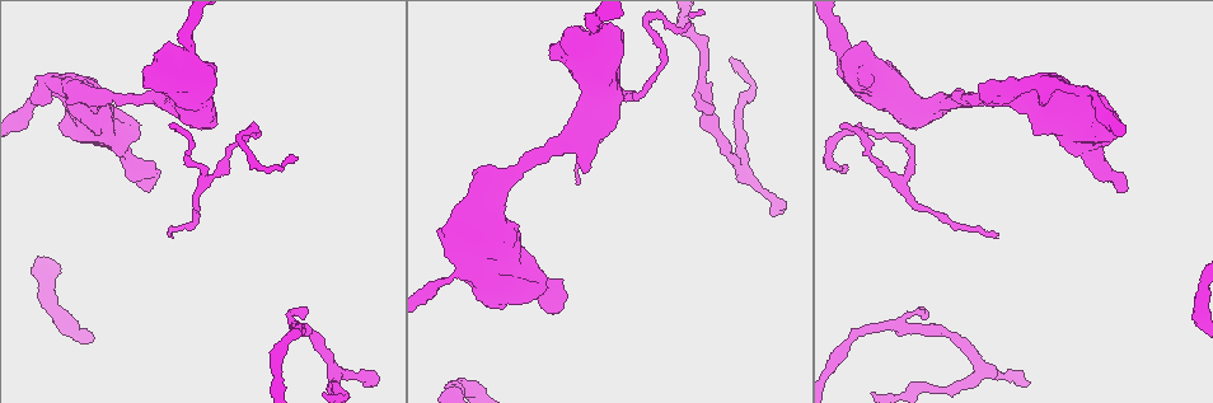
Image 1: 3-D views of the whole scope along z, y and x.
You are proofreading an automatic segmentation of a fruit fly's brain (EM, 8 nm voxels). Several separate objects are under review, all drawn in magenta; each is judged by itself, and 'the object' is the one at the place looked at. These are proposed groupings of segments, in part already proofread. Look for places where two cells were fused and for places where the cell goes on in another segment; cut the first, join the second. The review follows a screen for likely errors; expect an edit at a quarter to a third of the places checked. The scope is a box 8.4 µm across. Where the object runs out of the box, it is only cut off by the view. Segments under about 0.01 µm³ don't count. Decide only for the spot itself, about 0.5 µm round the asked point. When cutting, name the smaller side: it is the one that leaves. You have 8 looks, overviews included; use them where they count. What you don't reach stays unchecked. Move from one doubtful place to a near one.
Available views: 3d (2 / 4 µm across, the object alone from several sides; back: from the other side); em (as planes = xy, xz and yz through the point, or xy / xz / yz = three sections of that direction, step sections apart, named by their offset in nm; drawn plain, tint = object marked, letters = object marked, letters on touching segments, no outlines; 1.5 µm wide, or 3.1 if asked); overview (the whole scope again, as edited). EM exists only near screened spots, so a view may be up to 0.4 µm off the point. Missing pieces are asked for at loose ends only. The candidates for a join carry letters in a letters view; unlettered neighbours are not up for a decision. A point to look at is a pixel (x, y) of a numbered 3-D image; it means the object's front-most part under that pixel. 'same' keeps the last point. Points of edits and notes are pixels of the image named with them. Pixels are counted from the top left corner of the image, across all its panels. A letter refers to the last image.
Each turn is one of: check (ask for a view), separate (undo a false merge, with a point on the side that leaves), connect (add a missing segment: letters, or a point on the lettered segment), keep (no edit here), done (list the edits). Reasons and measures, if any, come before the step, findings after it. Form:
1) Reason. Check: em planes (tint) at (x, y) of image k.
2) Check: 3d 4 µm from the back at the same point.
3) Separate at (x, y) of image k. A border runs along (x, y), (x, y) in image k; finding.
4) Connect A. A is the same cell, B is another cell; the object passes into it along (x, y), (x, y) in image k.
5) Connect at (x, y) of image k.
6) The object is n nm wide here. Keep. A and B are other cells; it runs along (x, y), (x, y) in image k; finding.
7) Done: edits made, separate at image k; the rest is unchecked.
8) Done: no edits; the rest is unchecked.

An open end. Check: 3d 4 µm from the back at (584, 171) of image 1.

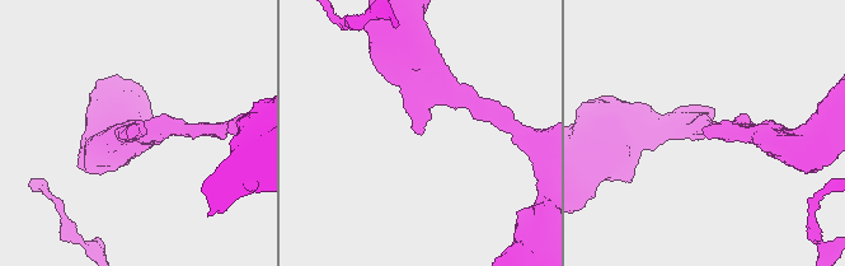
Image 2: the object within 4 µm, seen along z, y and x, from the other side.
Shape alone is not enough. Check: em xy step 4 (tint) at (420, 133) of image 2.

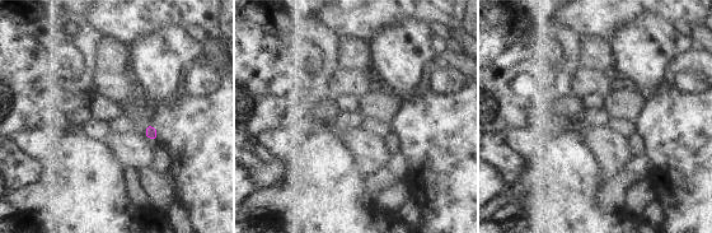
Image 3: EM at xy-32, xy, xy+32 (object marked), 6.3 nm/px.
Check: em planes (letters) at the same point.

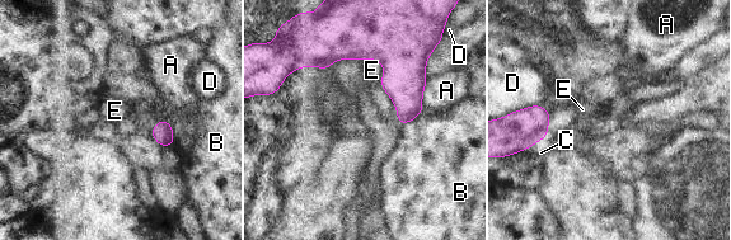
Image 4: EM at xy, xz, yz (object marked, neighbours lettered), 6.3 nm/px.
Keep. A, B, C, D and E are other cells; a border runs along (167, 121), (172, 128), (173, 145) in image 4; no lettered segment goes on from it.

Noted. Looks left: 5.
Thin end. Check: em xy step 8 (tint) at (173, 122) of image 1.

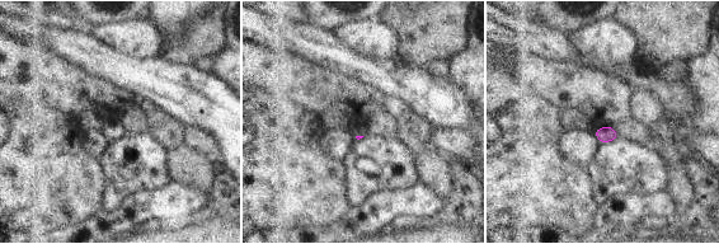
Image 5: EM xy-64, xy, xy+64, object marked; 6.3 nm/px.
Check: em planes (letters) at the same point.

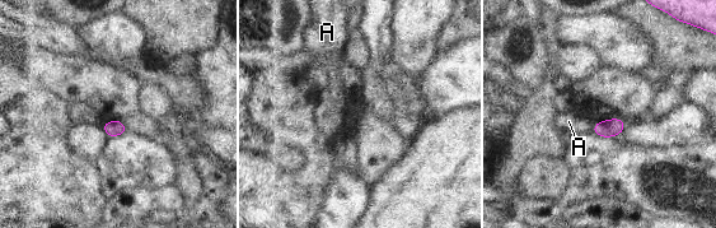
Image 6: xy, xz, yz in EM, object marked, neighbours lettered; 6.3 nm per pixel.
Keep. A is another cell; a border runs along (594, 124), (590, 131) in image 6; no lettered segment goes on from it.

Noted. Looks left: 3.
Thick end. Check: em planes (tint) at (490, 304) of image 1.

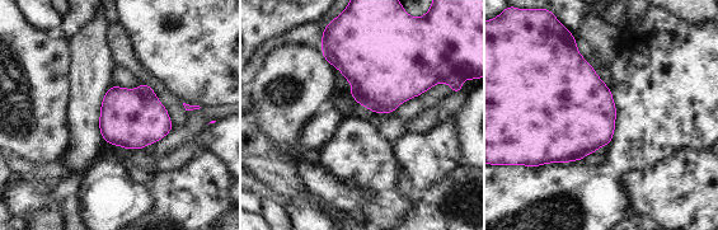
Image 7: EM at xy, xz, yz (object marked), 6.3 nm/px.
Check: em planes (letters) at the same point.

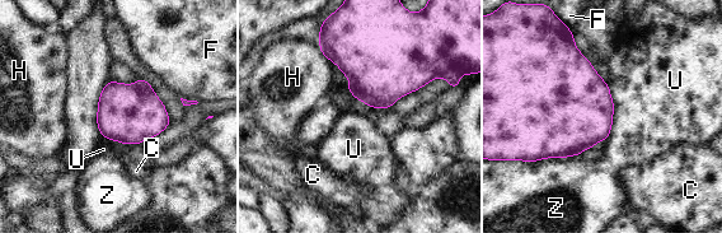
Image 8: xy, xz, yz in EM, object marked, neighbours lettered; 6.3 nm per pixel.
Keep. C, F, H, U and Z are other cells; a border runs along (608, 84), (613, 125), (606, 140) in image 8; none of them fits.

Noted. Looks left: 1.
Done: no edits; the rest is unchecked.

